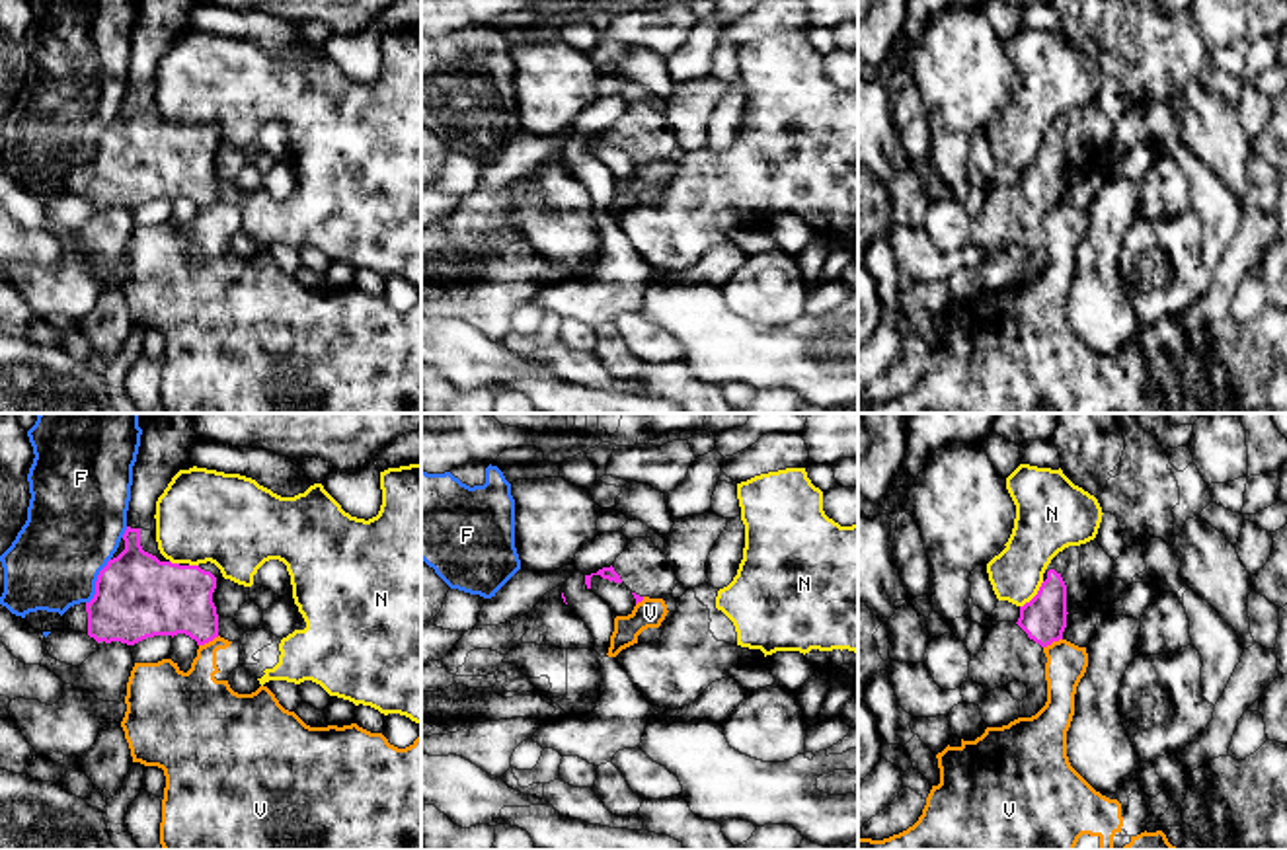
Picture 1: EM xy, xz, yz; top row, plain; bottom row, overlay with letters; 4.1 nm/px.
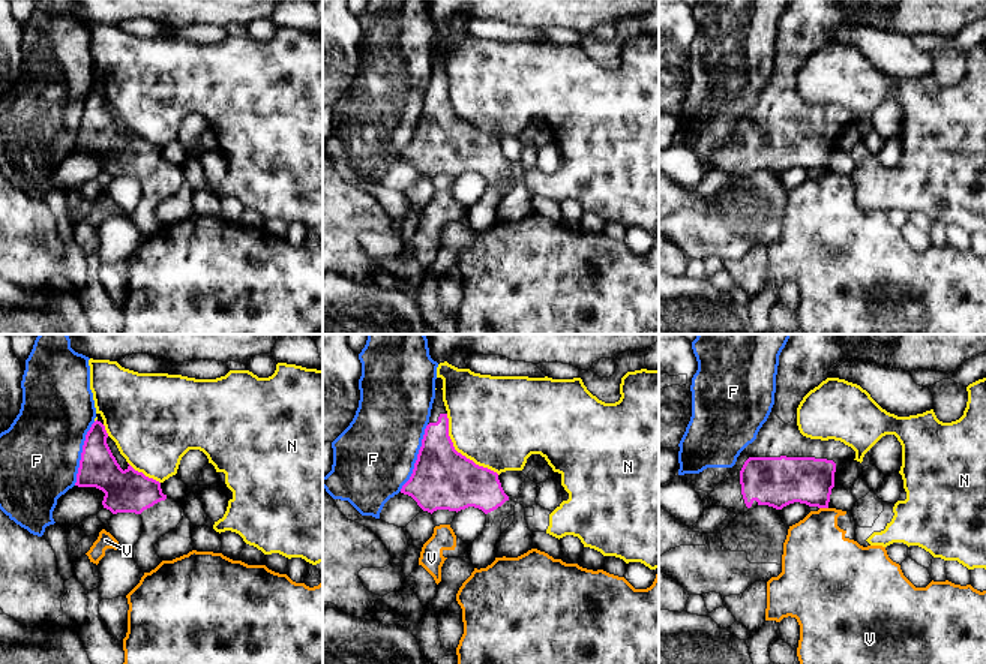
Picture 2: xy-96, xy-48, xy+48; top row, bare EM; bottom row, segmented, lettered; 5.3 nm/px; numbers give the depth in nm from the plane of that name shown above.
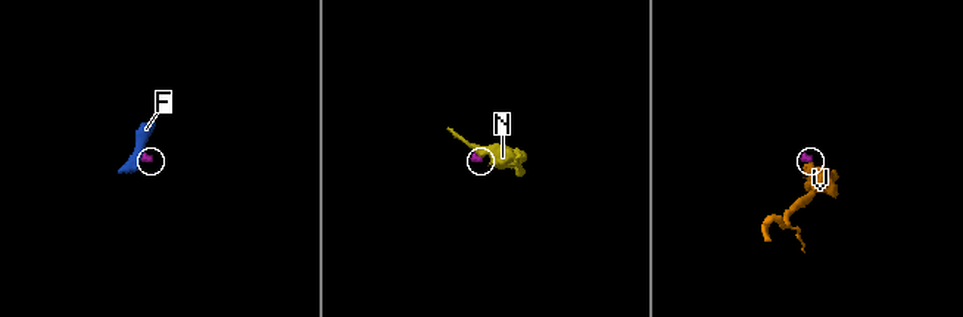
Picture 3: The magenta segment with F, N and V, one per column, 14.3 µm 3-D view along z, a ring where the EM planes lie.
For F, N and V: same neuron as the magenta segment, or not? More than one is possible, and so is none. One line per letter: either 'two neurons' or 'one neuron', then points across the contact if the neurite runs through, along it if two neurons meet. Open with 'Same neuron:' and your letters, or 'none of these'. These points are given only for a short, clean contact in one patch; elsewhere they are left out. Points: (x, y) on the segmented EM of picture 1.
Same neuron: none of these
F: two neurons; border along xy (110, 558), (98, 576), (96, 593), (86, 603)
N: two neurons
V: two neurons; border along xy (219, 636), (199, 646)

